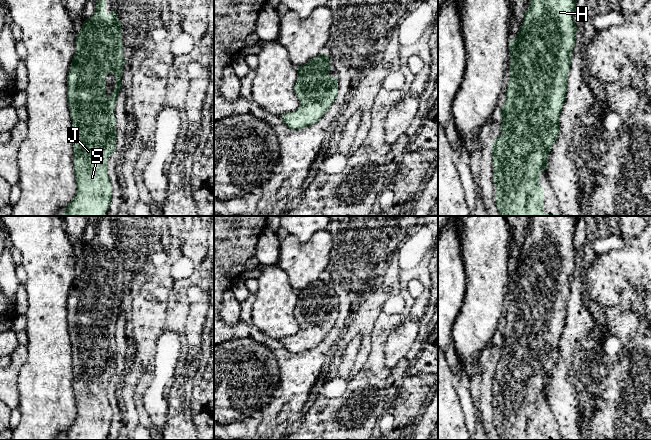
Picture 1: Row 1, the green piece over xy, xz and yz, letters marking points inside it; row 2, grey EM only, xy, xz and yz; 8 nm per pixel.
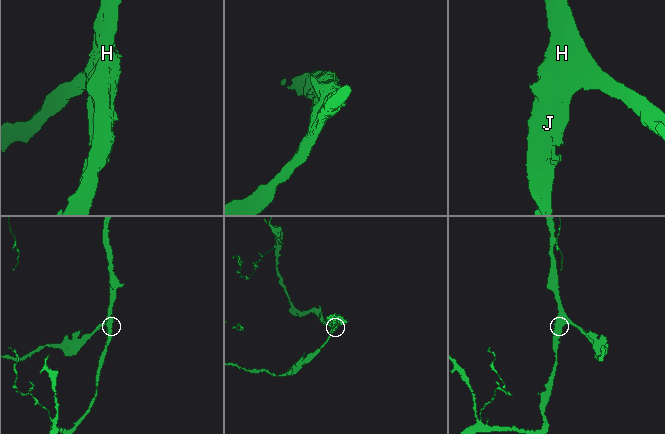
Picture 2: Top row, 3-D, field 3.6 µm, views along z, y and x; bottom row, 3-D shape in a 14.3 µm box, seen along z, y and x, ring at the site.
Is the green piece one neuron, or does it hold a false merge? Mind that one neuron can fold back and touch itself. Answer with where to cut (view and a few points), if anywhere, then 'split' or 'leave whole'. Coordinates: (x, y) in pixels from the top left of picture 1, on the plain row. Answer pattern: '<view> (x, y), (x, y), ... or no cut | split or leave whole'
no cut | leave whole

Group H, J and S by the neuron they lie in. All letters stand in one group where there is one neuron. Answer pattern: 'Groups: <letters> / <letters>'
Groups: H J S

